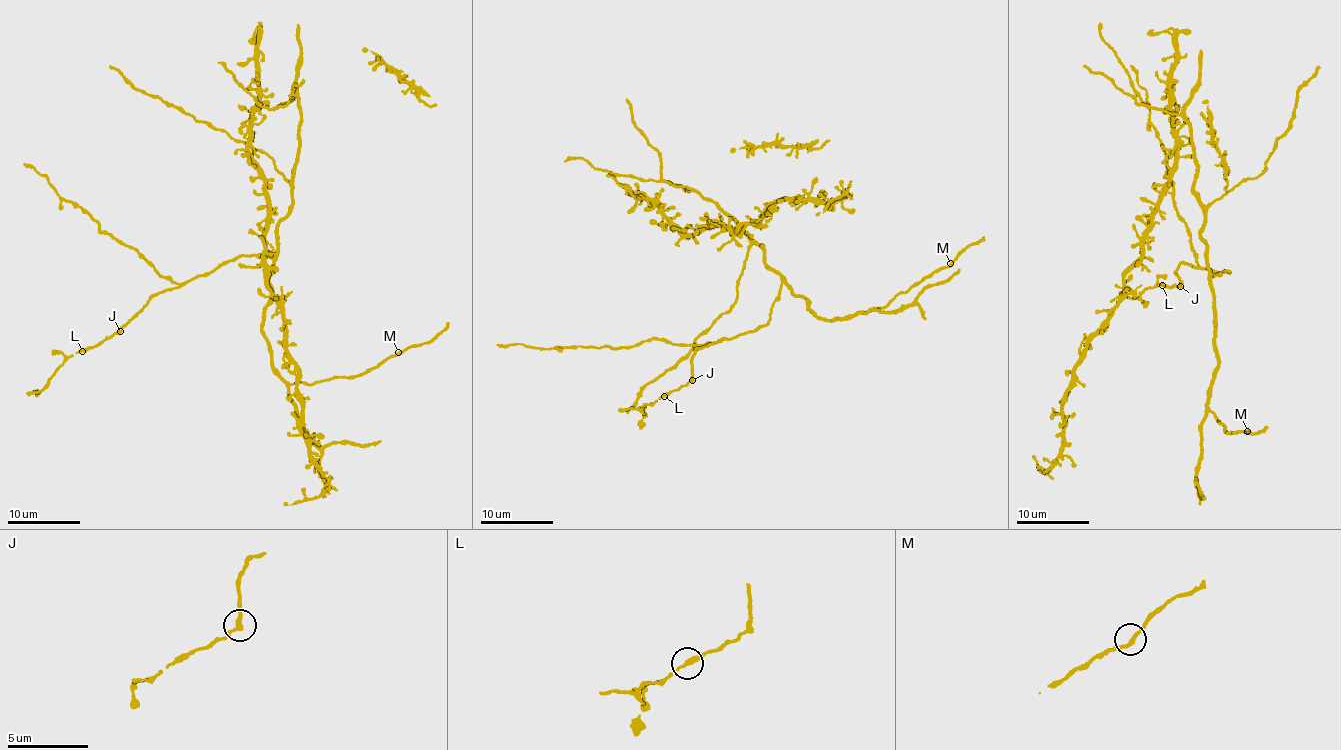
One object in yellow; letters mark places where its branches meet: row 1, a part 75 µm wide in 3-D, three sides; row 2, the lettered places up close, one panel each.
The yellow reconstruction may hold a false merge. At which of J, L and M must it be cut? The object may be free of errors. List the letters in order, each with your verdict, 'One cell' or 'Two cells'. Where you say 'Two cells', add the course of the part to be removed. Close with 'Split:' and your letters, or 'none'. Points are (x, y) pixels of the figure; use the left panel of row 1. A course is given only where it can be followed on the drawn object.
J: One cell
L: One cell
M: One cell
Split: none

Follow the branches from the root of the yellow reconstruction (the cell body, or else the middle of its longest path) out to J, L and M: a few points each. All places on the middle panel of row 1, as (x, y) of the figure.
J: (698, 192), (737, 220), (764, 247), (765, 265), (782, 279), (766, 324), (697, 349), (692, 380)
L: (698, 192), (764, 247), (765, 265), (781, 276), (781, 289), (766, 324), (697, 349), (690, 382), (663, 395)
M: (698, 192), (764, 247), (765, 265), (820, 318), (847, 320), (889, 306), (950, 263)

